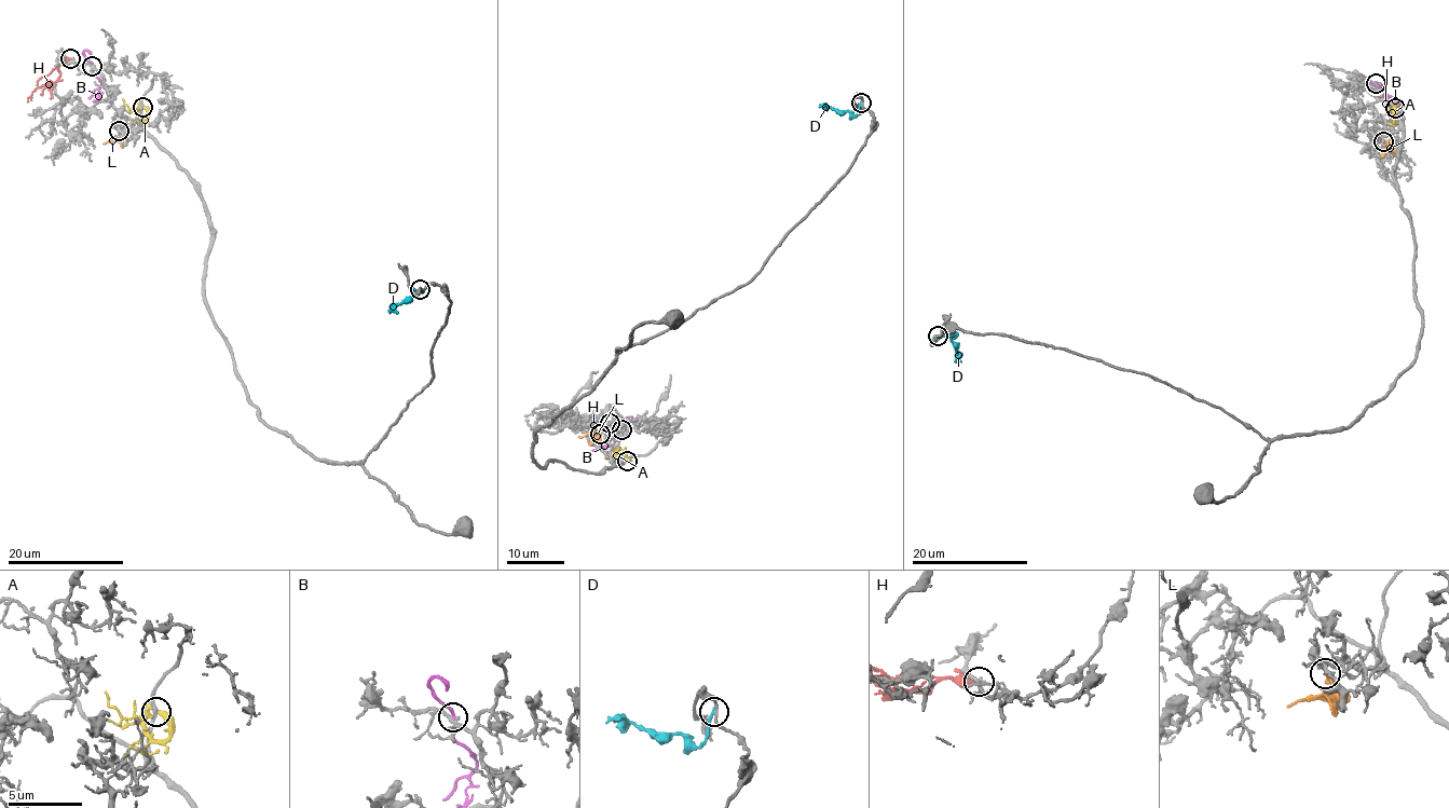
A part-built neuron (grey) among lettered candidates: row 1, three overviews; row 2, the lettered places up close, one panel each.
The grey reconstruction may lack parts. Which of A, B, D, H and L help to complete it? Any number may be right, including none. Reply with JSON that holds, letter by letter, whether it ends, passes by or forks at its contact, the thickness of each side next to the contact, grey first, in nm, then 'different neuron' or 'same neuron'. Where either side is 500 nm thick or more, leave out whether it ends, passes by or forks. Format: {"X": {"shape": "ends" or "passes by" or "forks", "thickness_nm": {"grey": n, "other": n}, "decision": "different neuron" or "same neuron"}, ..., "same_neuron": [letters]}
{"A": {"shape": "passes by", "thickness_nm": {"grey": 220, "other": 320}, "decision": "different neuron"}, "B": {"shape": "passes by", "thickness_nm": {"grey": 180, "other": 200}, "decision": "different neuron"}, "D": {"shape": "ends", "thickness_nm": {"grey": 200, "other": 190}, "decision": "different neuron"}, "H": {"shape": "ends", "thickness_nm": {"grey": 150, "other": 480}, "decision": "same neuron"}, "L": {"shape": "passes by", "thickness_nm": {"grey": 160, "other": 170}, "decision": "different neuron"}, "same_neuron": ["H"]}

